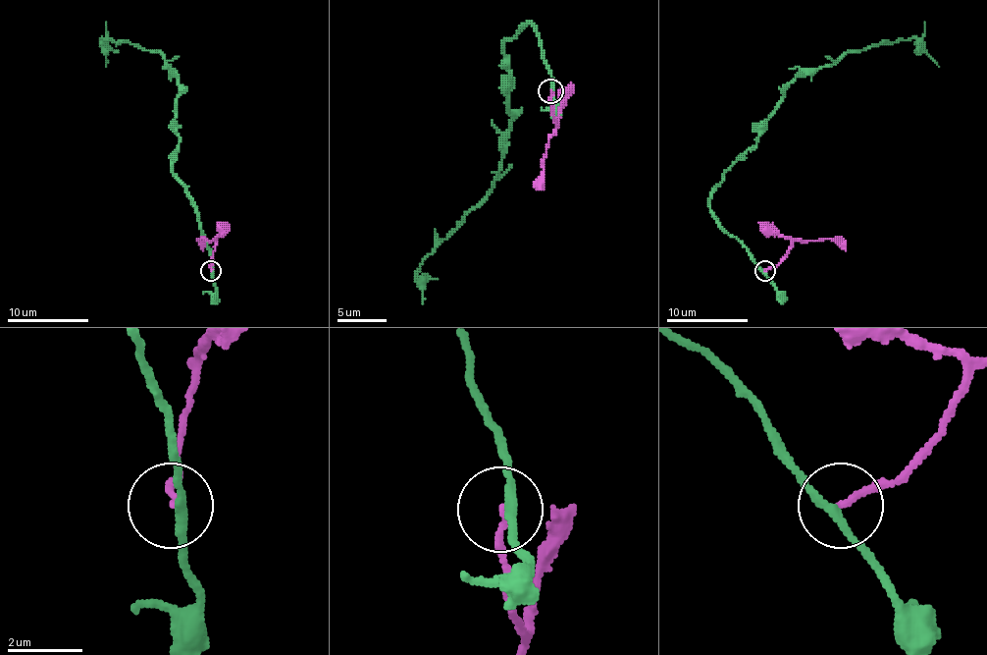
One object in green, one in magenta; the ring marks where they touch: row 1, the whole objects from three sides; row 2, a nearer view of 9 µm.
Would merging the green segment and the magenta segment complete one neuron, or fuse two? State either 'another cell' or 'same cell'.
another cell

